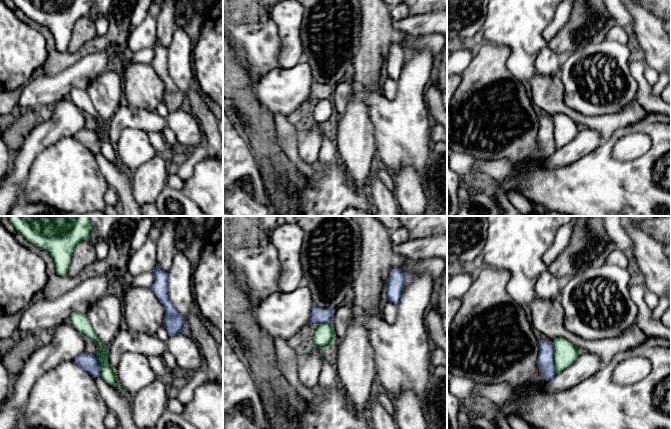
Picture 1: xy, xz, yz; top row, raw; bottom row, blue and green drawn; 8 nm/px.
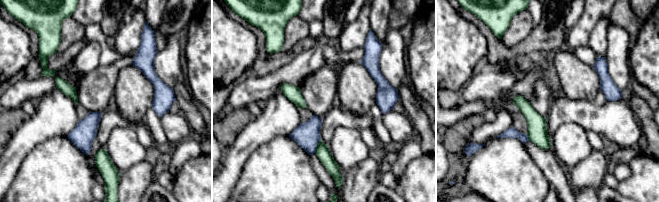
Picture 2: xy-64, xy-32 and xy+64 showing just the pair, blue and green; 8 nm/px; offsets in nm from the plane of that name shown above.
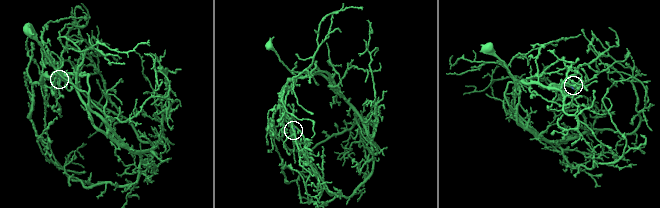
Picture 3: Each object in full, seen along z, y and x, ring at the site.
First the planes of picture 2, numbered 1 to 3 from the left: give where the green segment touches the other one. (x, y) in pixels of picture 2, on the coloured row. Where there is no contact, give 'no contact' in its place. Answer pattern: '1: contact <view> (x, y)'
1: no contact
2: contact xy-32 (317, 144)
3: contact xy+64 (527, 137)

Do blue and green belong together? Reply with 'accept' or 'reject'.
reject

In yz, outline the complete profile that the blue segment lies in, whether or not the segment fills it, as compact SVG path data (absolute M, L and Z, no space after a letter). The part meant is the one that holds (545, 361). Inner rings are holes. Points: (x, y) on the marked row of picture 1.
M547 340L539 341L537 366L547 381L556 375L554 363L554 345Z

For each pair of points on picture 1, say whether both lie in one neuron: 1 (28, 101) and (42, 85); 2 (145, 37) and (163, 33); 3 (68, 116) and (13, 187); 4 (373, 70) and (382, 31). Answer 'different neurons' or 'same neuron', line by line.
1: same neuron
2: different neurons
3: same neuron
4: same neuron

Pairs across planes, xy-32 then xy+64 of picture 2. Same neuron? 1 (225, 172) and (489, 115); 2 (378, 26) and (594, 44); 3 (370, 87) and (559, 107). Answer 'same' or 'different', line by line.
1: different
2: same
3: different

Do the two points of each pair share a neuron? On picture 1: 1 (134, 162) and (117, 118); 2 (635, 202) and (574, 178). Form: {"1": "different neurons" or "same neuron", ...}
{"1": "different neurons", "2": "same neuron"}

